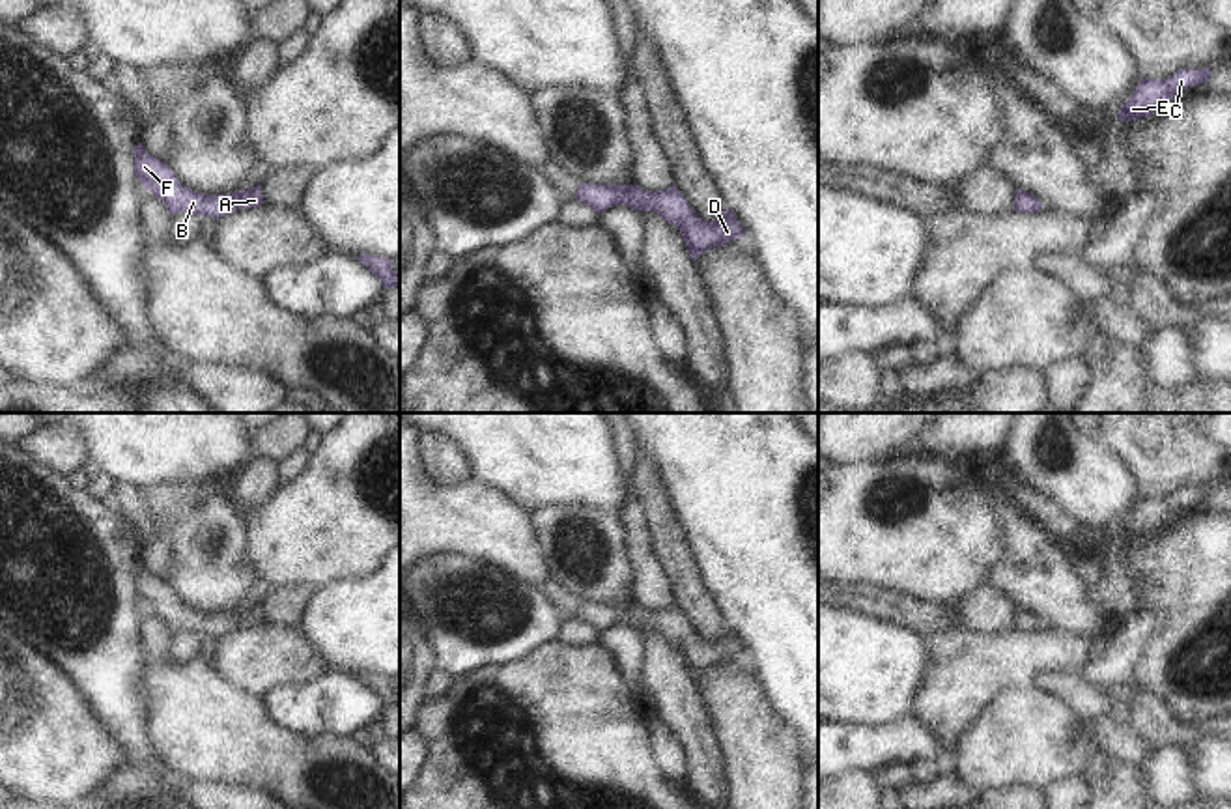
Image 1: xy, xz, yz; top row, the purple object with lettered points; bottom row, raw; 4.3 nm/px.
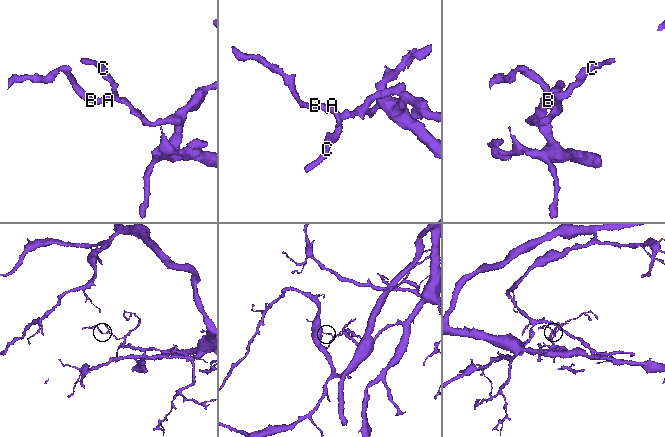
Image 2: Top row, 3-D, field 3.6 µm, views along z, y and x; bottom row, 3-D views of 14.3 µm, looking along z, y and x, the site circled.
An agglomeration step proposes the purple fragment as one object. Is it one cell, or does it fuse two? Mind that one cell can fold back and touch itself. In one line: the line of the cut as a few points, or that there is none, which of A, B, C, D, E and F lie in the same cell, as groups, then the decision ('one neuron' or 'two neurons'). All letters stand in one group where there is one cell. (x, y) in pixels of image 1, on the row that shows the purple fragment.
cut none; groups A B C D E F; one neuron

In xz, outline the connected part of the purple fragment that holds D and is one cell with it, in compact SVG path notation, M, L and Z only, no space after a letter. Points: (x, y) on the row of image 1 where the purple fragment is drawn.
M581 183L573 198L598 213L618 204L626 204L635 211L656 211L680 230L693 262L710 248L725 247L729 241L743 237L743 228L730 209L725 209L719 220L706 222L695 213L676 185L654 192L637 185Z

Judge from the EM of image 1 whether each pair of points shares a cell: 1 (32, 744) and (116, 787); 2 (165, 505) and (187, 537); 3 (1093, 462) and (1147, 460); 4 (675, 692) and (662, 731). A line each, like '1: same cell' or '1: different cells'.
1: different cells
2: same cell
3: different cells
4: different cells

